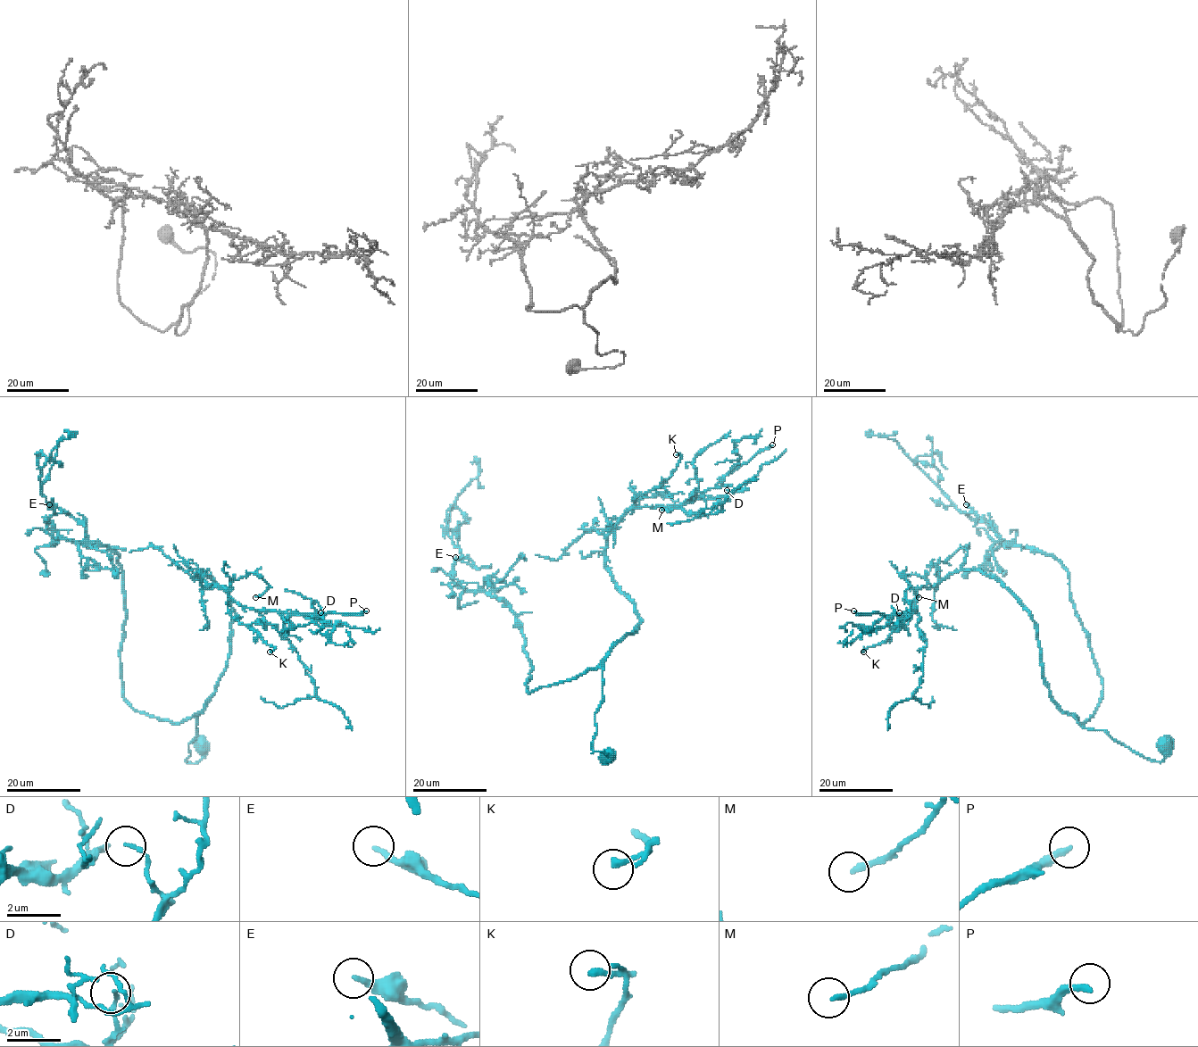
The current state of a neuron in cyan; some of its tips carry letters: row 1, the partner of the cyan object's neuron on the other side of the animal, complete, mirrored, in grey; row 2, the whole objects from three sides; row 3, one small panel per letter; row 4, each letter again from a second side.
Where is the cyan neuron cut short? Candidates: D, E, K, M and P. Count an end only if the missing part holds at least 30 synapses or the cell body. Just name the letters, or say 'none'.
P

